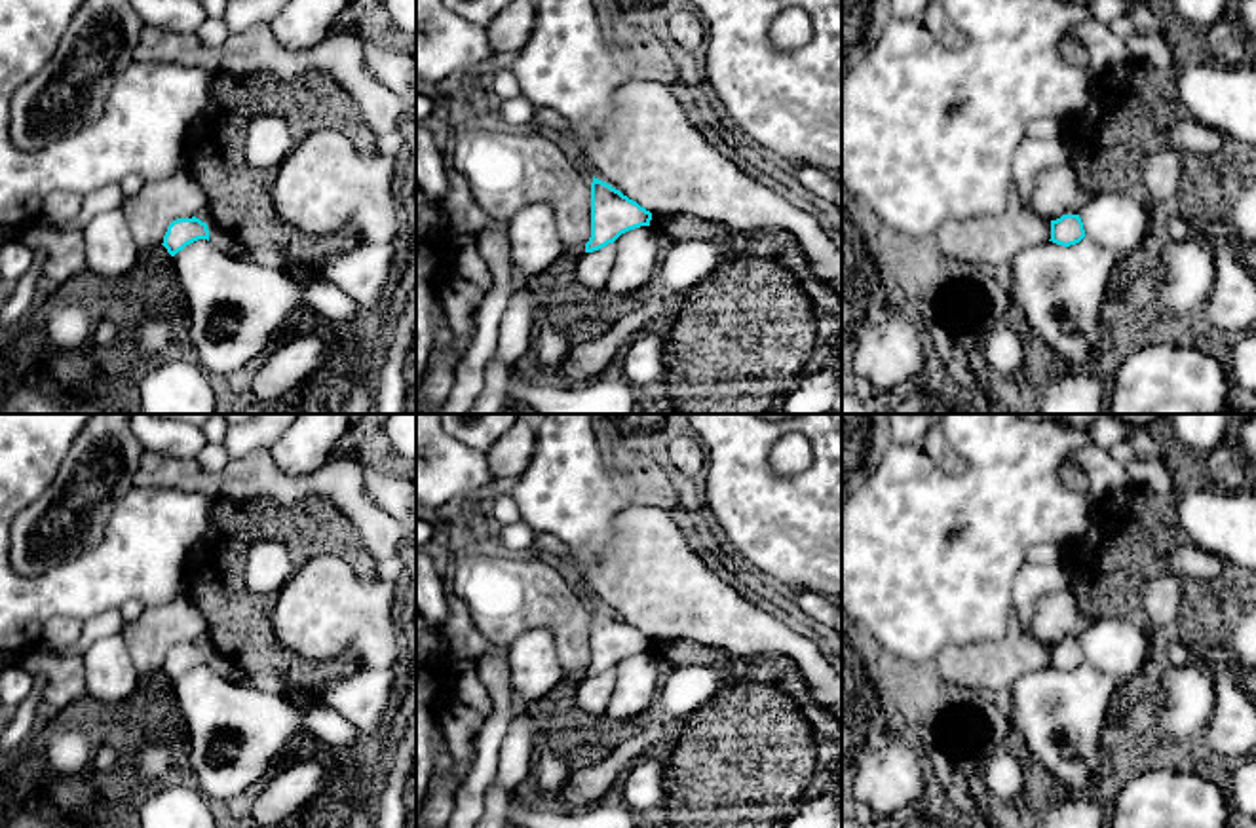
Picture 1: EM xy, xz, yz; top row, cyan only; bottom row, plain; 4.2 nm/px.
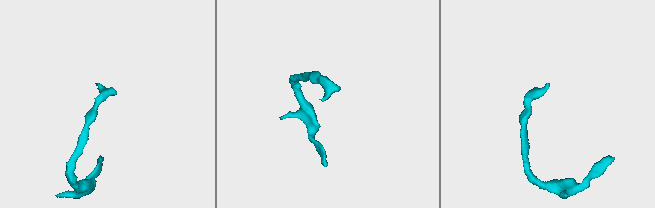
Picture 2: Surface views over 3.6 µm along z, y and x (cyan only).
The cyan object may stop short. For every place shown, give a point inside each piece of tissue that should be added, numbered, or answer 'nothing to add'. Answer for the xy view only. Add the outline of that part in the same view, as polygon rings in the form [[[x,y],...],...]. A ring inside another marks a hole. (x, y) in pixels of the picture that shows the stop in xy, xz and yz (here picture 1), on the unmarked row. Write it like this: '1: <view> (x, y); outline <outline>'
nothing to add

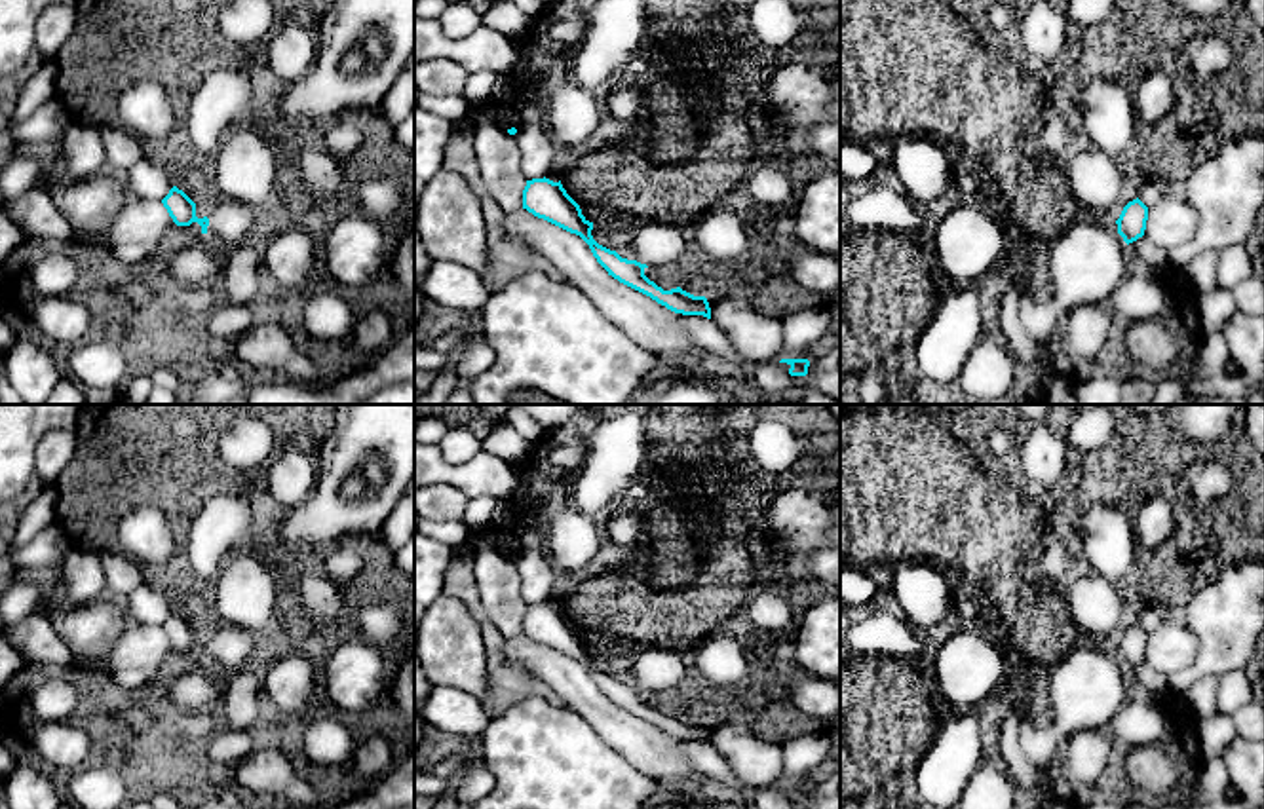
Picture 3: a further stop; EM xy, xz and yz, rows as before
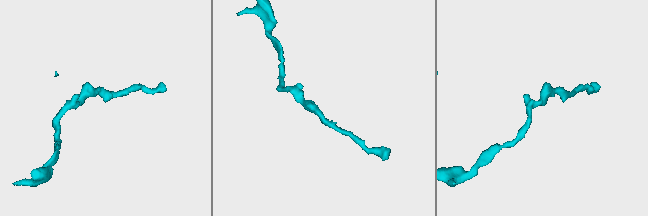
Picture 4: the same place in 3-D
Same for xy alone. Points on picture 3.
1: xy (230, 648); outline [[[224,623],[209,640],[207,661],[224,680],[255,667],[264,651],[264,636]]]

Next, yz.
nothing to add

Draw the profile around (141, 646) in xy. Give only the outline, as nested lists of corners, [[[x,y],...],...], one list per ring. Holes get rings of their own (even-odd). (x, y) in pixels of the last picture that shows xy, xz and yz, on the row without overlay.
[[[129,623],[118,642],[97,659],[108,678],[125,668],[141,668],[154,676],[173,651],[175,648],[162,627]]]

